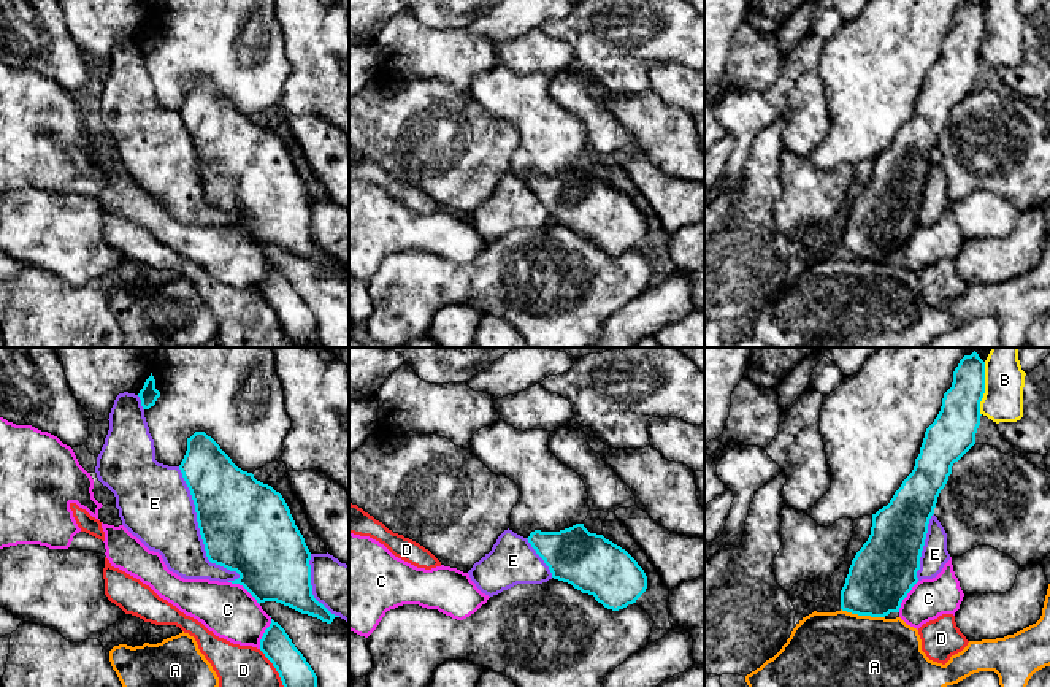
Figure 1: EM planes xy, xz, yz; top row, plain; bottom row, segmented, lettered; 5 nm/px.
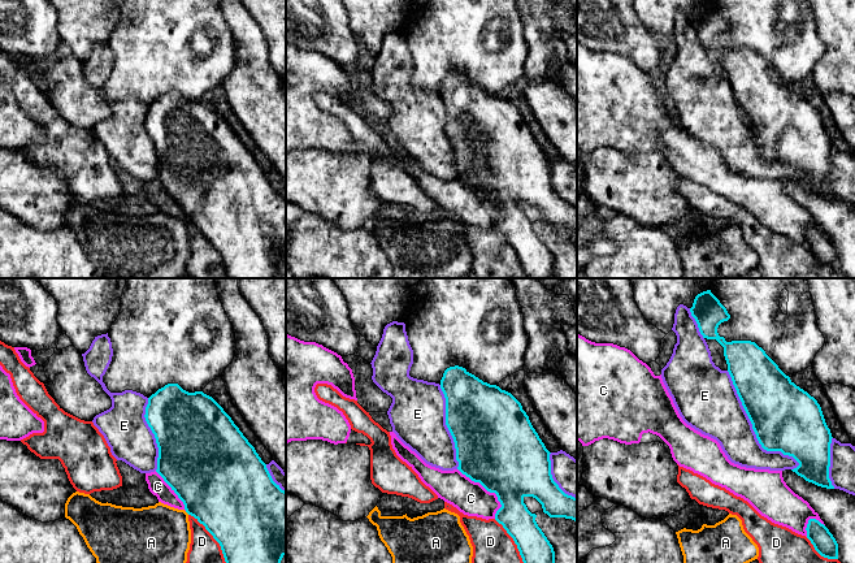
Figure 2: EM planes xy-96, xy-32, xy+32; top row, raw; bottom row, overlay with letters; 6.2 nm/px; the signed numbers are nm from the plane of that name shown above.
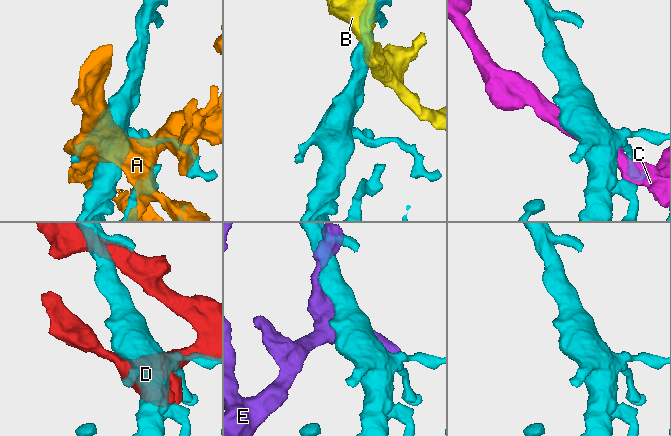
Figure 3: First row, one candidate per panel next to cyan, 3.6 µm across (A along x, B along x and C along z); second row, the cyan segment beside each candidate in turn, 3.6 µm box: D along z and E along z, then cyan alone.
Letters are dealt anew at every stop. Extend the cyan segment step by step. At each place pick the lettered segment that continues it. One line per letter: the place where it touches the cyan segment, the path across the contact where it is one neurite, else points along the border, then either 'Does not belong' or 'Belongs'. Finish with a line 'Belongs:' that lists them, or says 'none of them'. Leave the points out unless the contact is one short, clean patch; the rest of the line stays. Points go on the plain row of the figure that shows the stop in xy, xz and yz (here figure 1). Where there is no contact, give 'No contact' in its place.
A: Touches cyan at yz (863, 259). Does not belong
B: Touches cyan at yz (984, 34). Does not belong
C: Touches cyan at xy (245, 232). Does not belong
D: Touches cyan at xy (283, 329). Does not belong
E: Touches cyan at xy (200, 175). Does not belong
Belongs: none of them

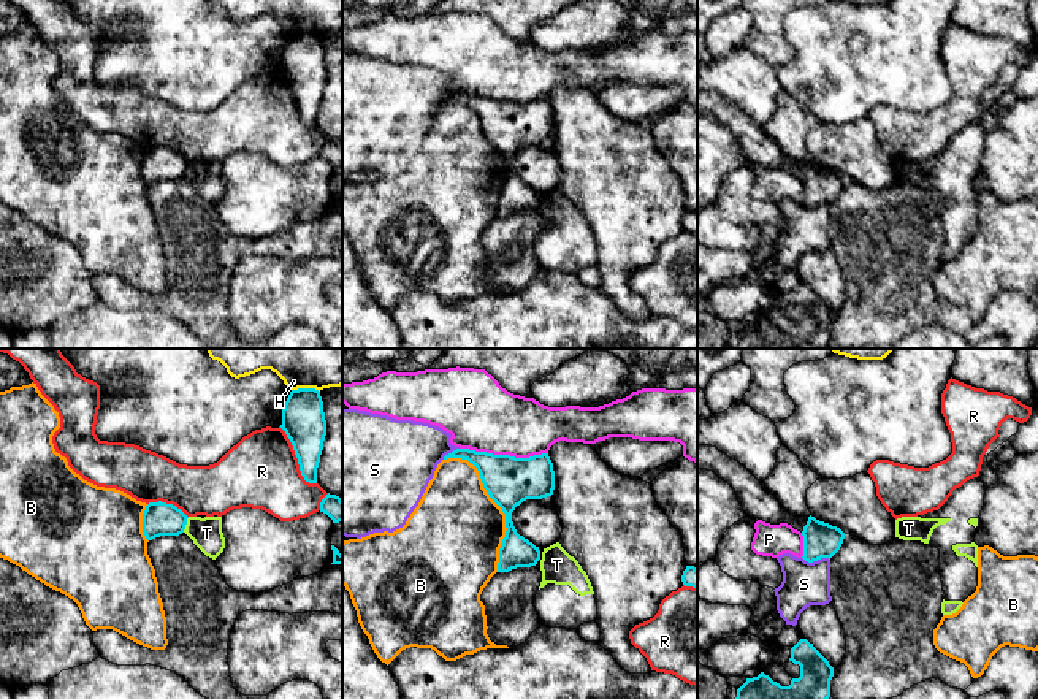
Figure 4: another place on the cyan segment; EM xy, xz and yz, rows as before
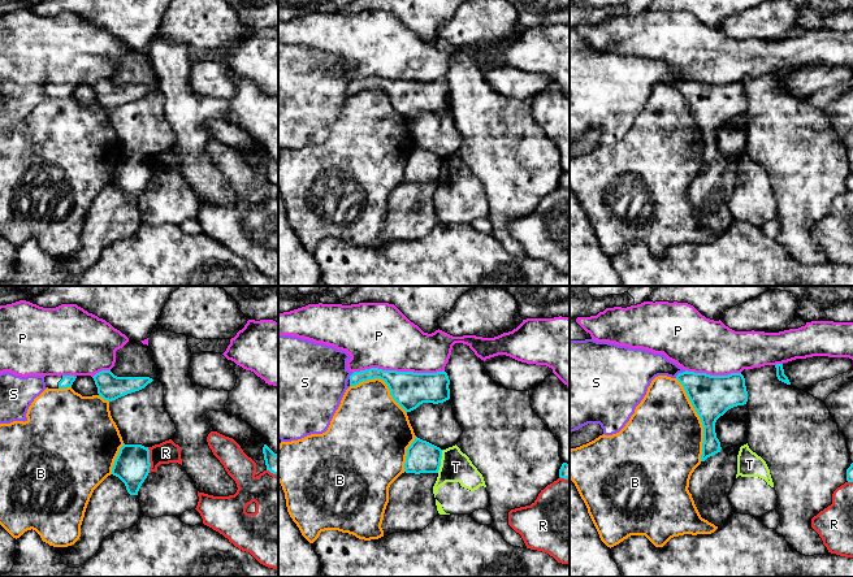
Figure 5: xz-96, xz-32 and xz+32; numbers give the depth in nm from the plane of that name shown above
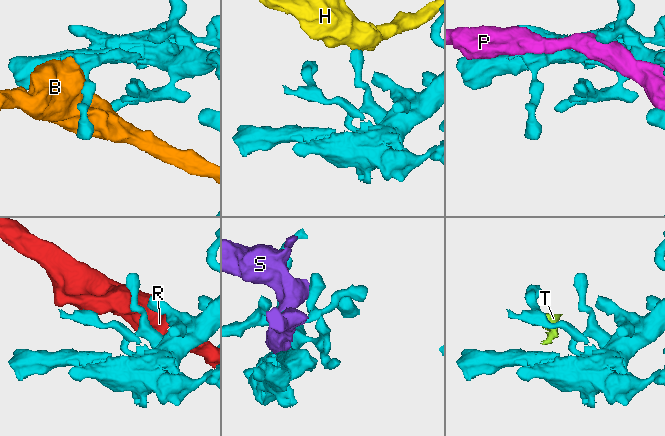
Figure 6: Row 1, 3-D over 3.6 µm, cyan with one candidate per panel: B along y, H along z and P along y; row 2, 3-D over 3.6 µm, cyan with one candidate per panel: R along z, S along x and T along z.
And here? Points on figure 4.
B: Touches cyan at xz (496, 148). Does not belong
H: Touches cyan at xy (306, 34). Boundary: xy (292, 34), (316, 34), (319, 37). Does not belong
P: Touches cyan at xz (504, 100). Does not belong
R: Touches cyan at xy (297, 102). Does not belong
S: Touches cyan at yz (816, 205). Does not belong
T: Touches cyan at xy (186, 168). Boundary: xy (189, 162), (183, 176). Does not belong
Belongs: none of them

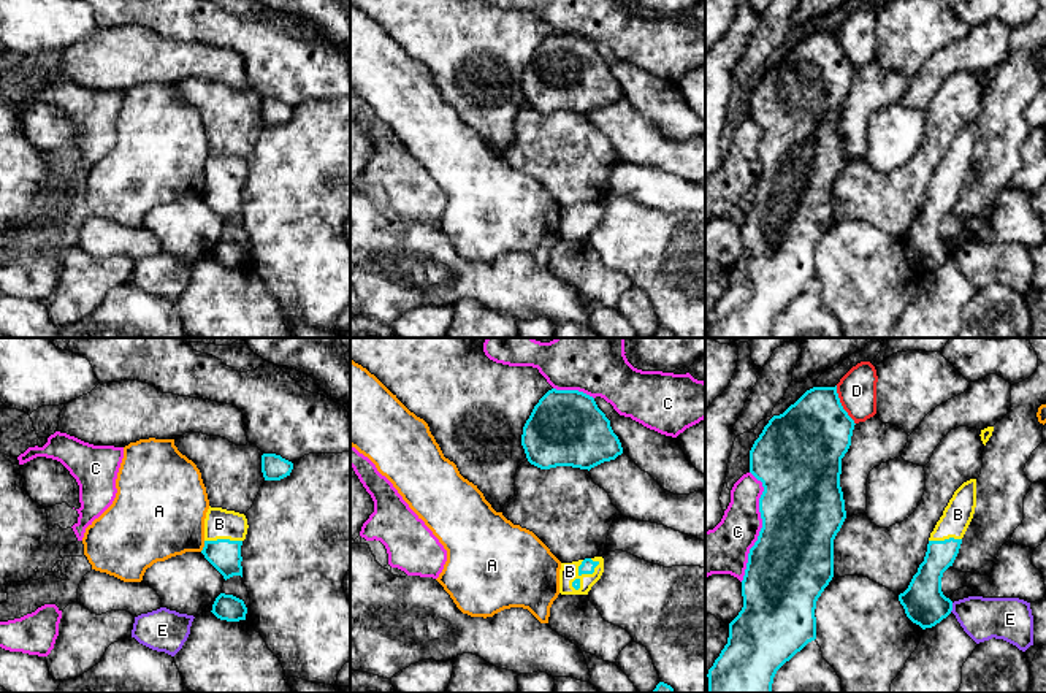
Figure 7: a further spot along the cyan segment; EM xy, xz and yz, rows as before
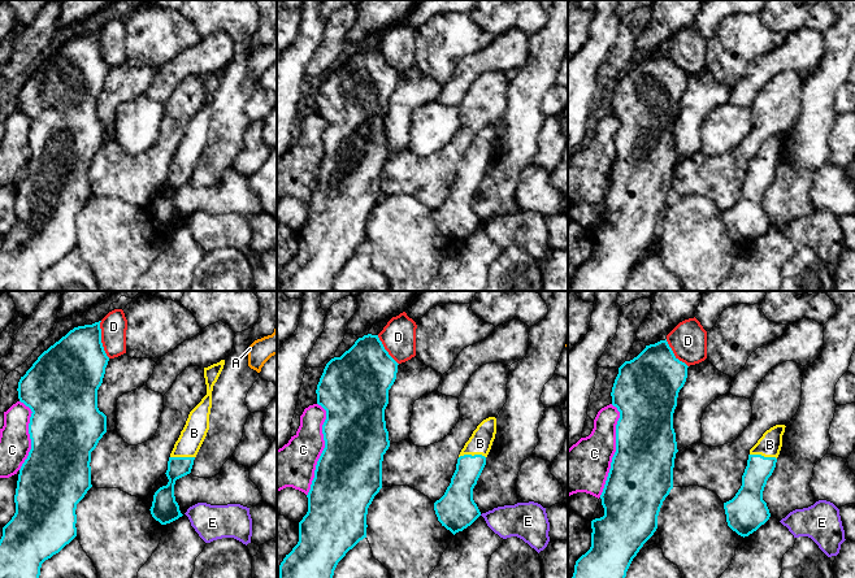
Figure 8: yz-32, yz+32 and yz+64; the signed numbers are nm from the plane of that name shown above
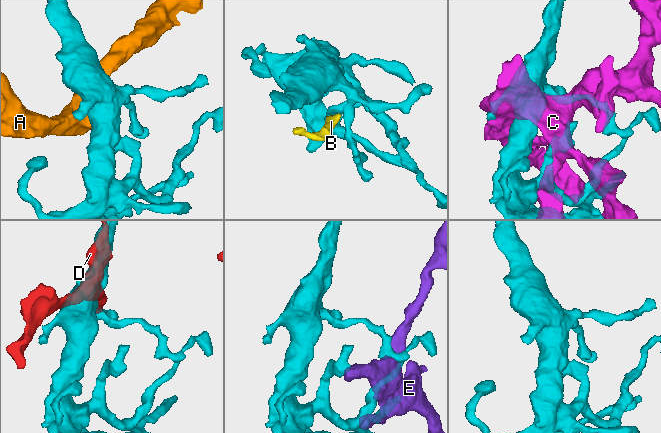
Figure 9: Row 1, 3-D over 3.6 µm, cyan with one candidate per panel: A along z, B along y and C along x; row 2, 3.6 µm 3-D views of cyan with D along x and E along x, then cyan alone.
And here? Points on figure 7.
A: Touches cyan at xy (205, 191). Does not belong
B: Touches cyan at xz (585, 218). Path across: xz (587, 211), (585, 218), (572, 219), (569, 216). Belongs
C: Touches cyan at yz (763, 172). Does not belong
D: Touches cyan at yz (840, 49). Does not belong
E: Touches cyan at yz (951, 252). Does not belong
Belongs: B

